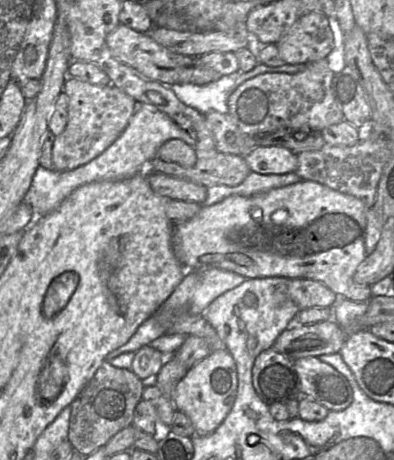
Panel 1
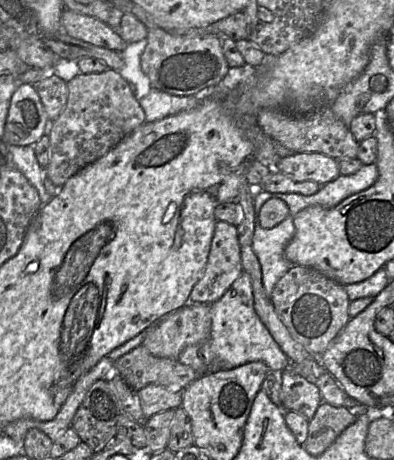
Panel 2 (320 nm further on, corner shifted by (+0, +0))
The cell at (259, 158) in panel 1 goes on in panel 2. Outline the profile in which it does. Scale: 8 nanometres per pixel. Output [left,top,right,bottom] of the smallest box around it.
[273,152,339,185]

